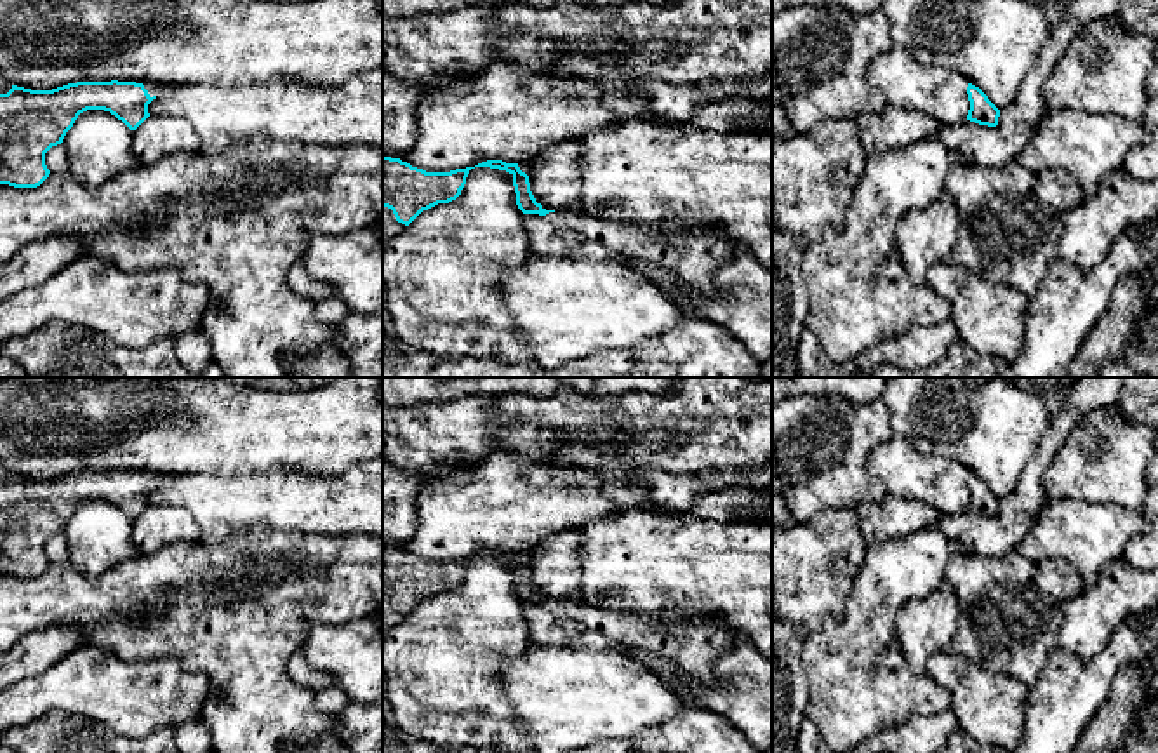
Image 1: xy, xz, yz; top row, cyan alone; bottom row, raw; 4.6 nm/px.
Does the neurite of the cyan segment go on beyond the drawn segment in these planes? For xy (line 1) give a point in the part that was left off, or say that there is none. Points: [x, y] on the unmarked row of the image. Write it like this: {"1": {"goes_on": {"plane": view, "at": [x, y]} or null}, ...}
{"1": {"goes_on": {"plane": "xy", "at": [152, 480]}}}

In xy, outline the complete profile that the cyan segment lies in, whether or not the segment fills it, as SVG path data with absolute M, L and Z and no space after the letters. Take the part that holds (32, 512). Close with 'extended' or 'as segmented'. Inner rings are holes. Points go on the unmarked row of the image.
M77 471L52 480L0 475L0 574L37 577L50 563L45 543L63 532L80 503L104 499L136 520L156 478L136 471Z; extended

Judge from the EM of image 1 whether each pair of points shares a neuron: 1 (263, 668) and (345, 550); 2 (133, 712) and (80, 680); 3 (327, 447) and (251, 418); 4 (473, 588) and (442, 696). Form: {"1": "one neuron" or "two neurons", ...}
{"1": "one neuron", "2": "one neuron", "3": "one neuron", "4": "one neuron"}

